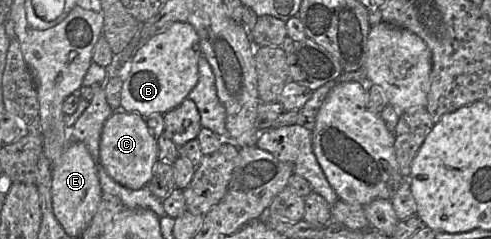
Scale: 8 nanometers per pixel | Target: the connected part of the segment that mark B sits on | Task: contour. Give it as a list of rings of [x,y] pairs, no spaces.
[[[174,22],[152,36],[136,50],[121,74],[121,110],[137,112],[148,118],[153,114],[165,114],[179,106],[198,82],[198,61],[201,55],[199,36],[187,22]]]

